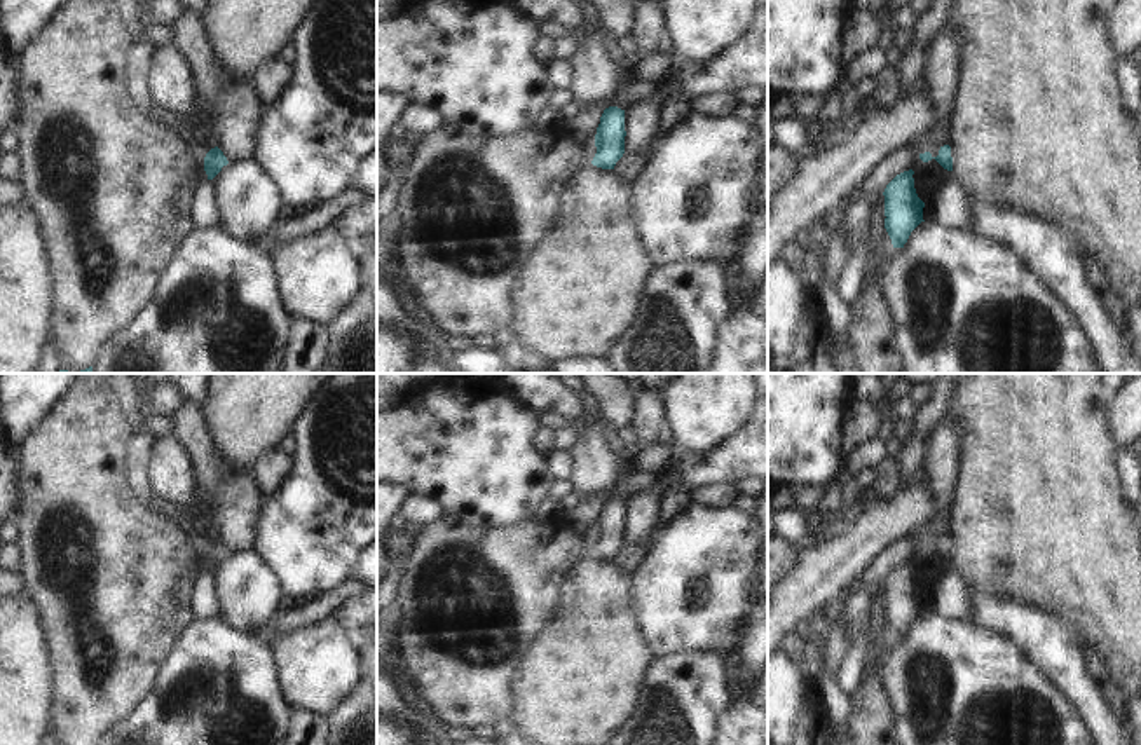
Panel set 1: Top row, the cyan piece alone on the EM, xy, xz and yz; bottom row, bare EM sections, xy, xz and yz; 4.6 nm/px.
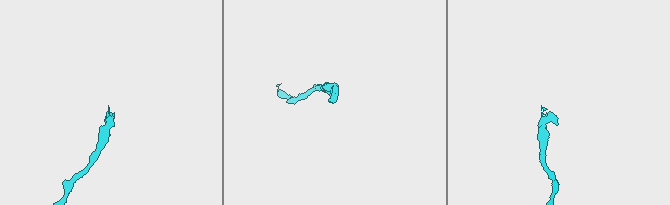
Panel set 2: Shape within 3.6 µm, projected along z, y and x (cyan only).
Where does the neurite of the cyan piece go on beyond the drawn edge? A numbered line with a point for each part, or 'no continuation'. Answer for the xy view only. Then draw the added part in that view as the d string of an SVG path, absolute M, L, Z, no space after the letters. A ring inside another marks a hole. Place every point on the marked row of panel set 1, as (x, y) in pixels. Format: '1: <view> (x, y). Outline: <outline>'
no continuation.

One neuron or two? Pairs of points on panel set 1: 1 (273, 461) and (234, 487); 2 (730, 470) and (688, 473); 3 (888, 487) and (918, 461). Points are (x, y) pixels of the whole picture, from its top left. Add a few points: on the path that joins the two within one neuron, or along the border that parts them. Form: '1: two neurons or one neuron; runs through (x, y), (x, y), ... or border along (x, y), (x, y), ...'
1: two neurons; border along (248, 471), (264, 496)
2: one neuron; runs through (719, 470), (698, 470)
3: two neurons; border along (895, 459), (901, 485)

